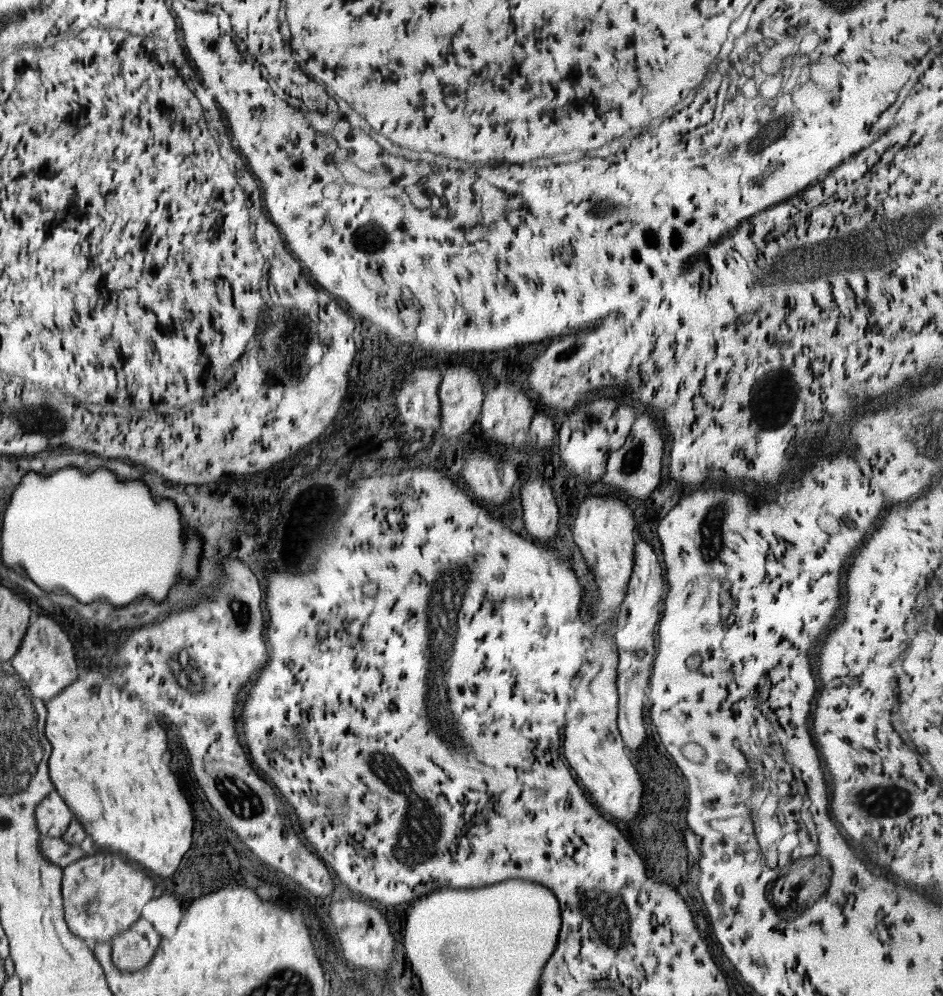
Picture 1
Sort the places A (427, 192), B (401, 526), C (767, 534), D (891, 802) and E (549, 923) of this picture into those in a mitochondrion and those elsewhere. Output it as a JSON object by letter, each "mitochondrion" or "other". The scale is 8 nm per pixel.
{"A":"other","B":"other","C":"other","D":"mitochondrion","E":"other"}

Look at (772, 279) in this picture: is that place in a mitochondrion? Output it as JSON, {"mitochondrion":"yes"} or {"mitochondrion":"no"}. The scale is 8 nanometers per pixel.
{"mitochondrion":"yes"}

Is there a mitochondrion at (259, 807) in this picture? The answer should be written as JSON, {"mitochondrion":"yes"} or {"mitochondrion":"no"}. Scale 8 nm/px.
{"mitochondrion":"yes"}

